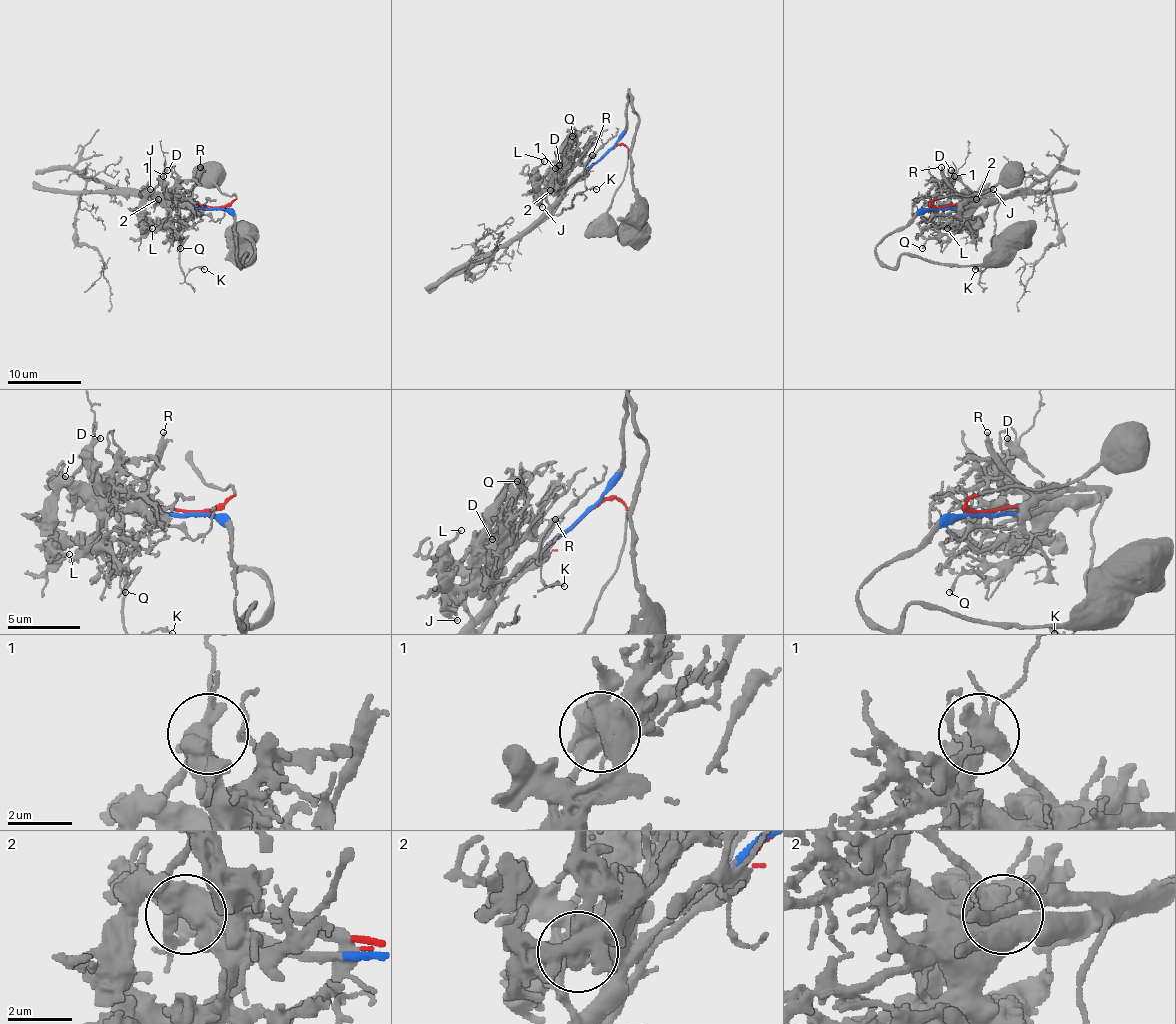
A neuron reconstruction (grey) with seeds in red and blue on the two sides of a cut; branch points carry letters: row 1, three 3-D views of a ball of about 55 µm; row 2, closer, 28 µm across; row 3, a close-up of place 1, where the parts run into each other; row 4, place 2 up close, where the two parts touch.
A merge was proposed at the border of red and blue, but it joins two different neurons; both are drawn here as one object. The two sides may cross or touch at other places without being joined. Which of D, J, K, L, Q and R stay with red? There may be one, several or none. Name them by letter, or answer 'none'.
K, R

